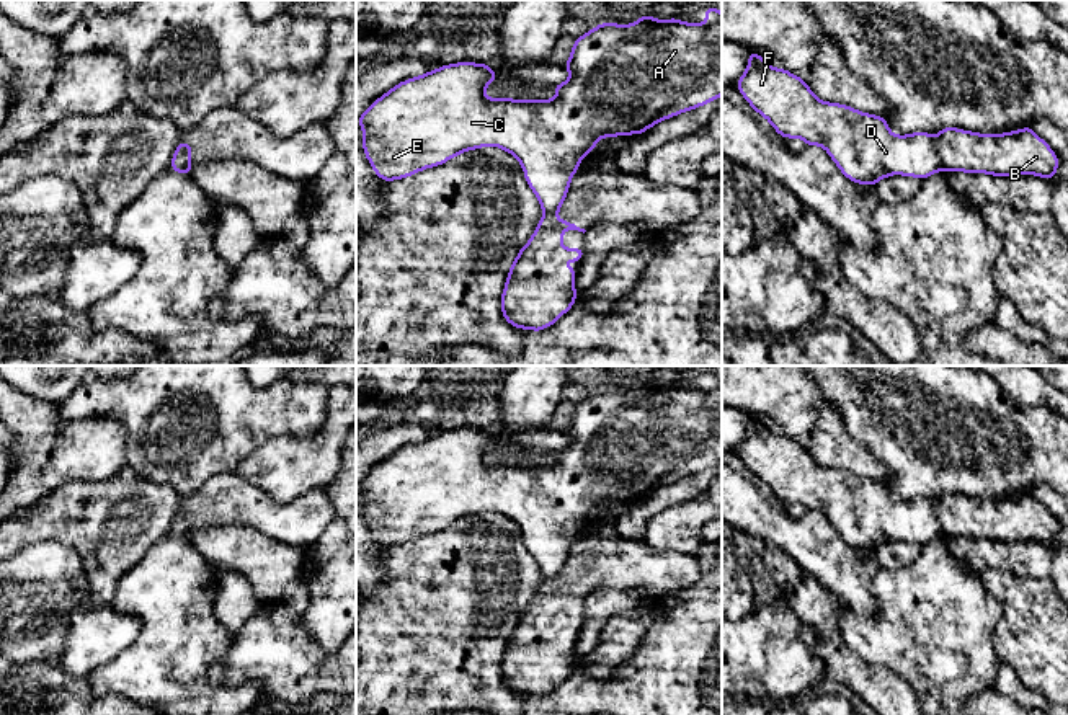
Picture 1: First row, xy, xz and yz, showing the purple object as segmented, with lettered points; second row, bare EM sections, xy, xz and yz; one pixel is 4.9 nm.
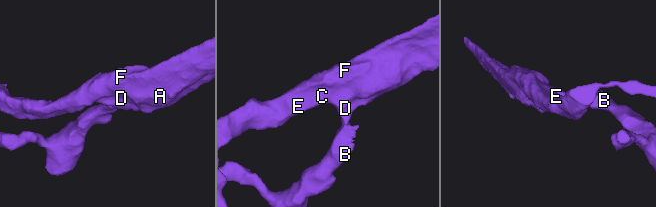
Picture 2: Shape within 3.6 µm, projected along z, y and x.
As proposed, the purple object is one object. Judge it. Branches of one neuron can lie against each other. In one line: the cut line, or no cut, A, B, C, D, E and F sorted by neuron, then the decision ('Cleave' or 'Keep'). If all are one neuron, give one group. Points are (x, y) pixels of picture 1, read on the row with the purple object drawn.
Split along yz (933, 141), (943, 168). Groups: A C D E F / B. Cleave

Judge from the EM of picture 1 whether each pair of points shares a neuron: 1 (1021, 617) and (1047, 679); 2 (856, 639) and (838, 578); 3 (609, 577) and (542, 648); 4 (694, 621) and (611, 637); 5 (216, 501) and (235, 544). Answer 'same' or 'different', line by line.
1: same
2: different
3: same
4: different
5: different

